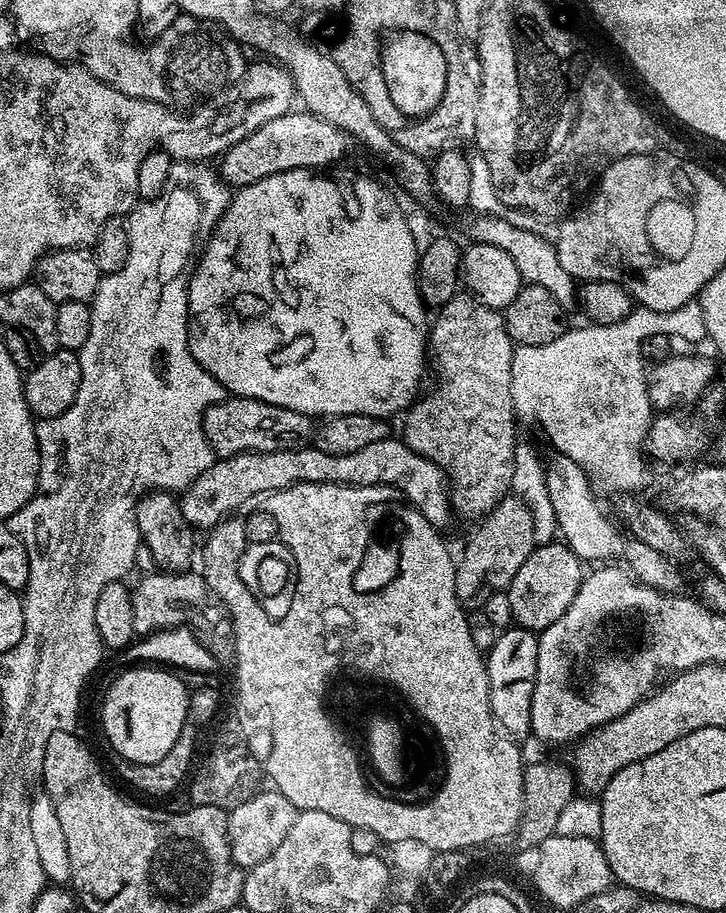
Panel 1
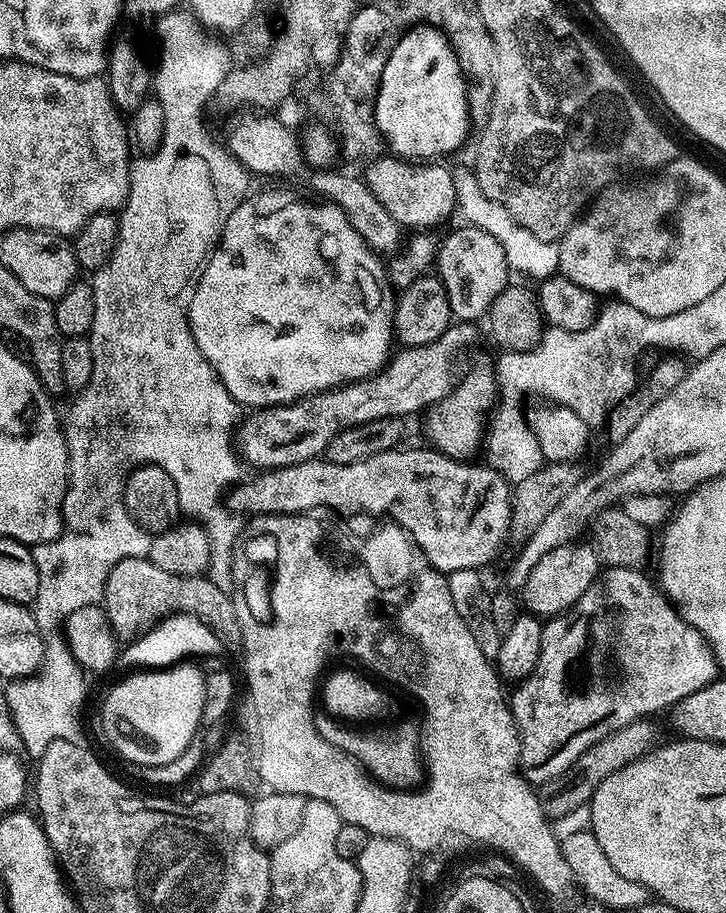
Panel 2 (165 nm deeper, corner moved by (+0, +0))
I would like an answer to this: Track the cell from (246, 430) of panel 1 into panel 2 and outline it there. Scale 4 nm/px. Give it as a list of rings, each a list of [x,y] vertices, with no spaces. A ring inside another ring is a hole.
[[[472,322],[453,323],[440,338],[430,342],[429,345],[417,348],[401,347],[380,371],[375,372],[372,376],[367,376],[364,380],[354,380],[351,384],[342,384],[340,387],[330,388],[326,392],[313,392],[311,396],[296,400],[292,404],[274,404],[270,408],[257,408],[249,411],[239,421],[234,433],[234,444],[239,455],[247,463],[249,460],[256,470],[289,468],[298,462],[323,457],[327,453],[332,439],[338,434],[342,434],[342,430],[362,426],[362,422],[374,422],[378,418],[387,416],[408,418],[411,412],[416,412],[419,408],[421,410],[430,408],[452,393],[458,380],[456,359],[475,342],[476,327],[477,325]]]

